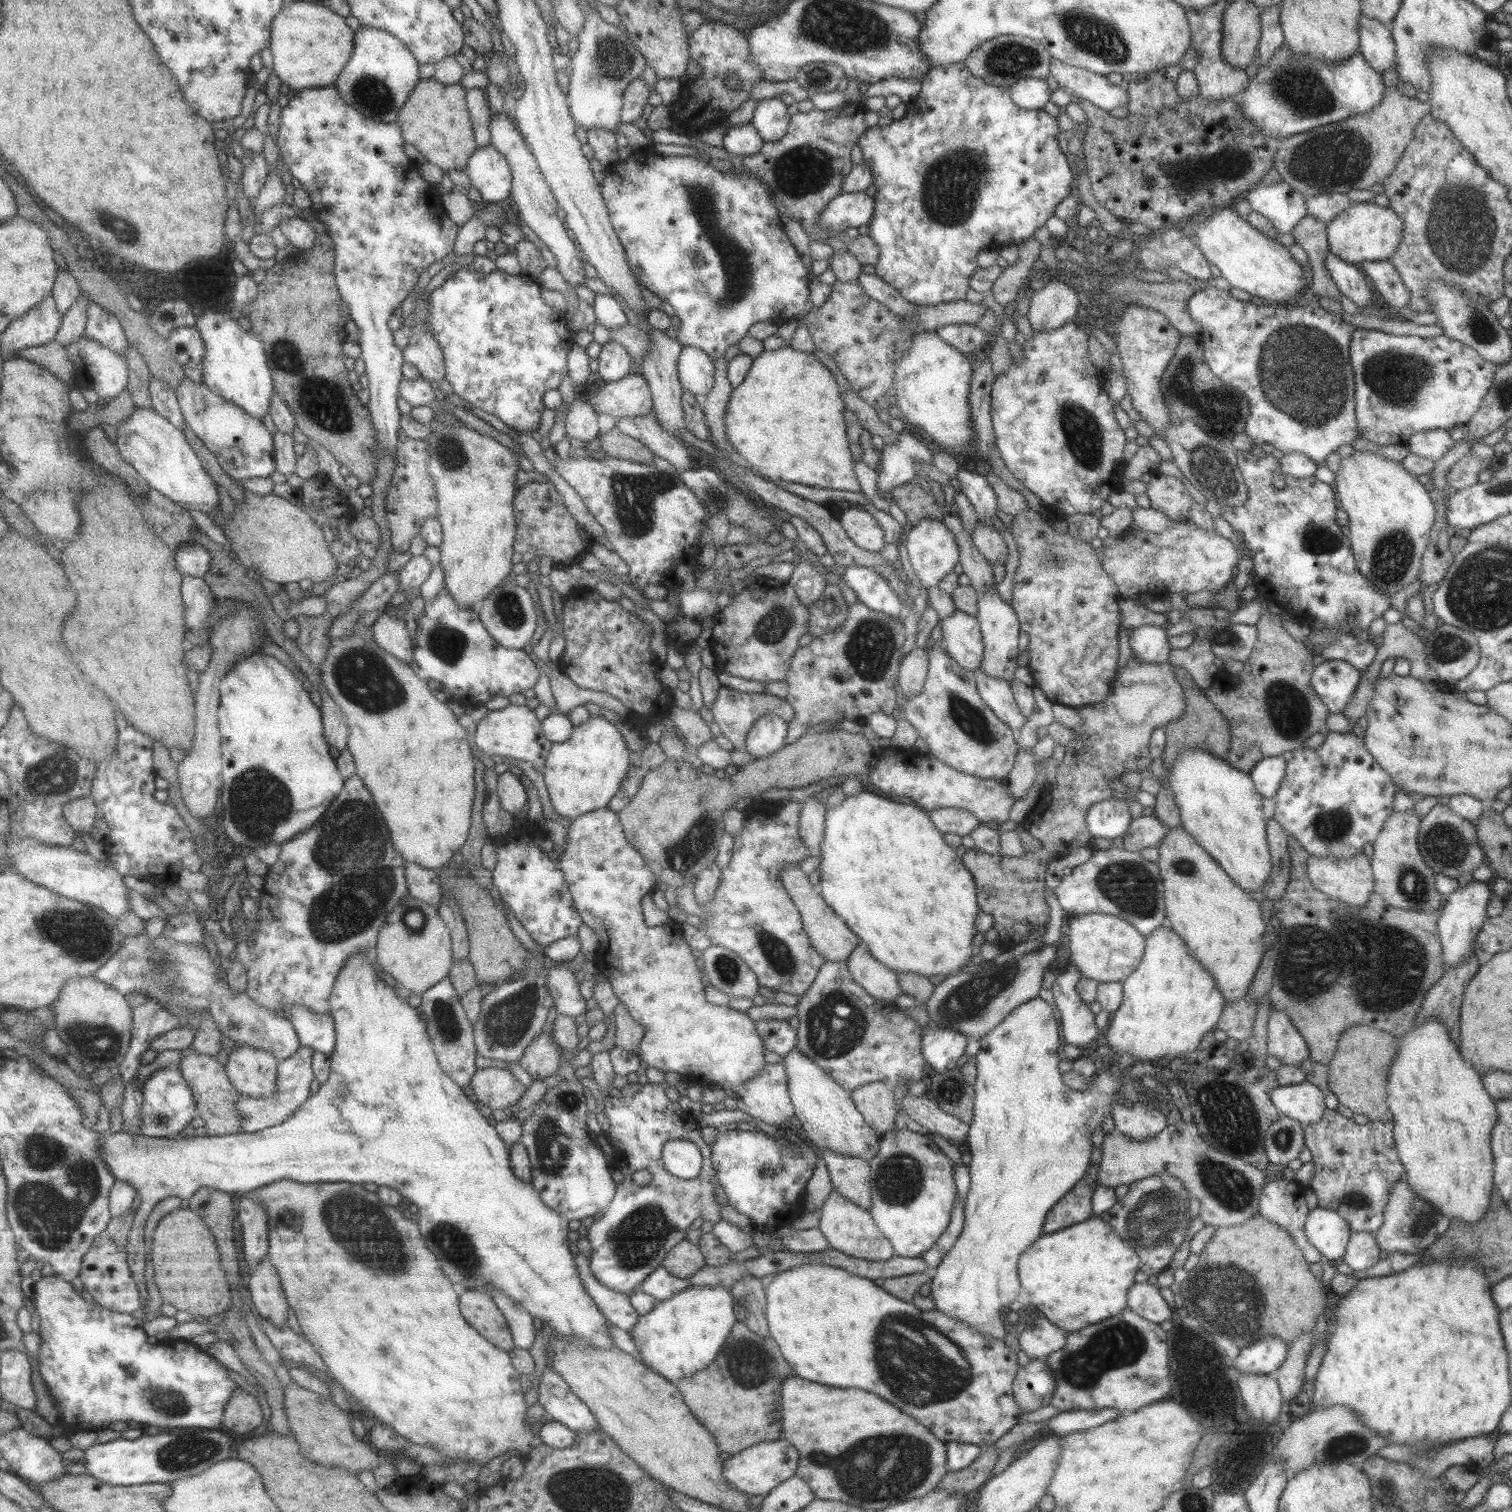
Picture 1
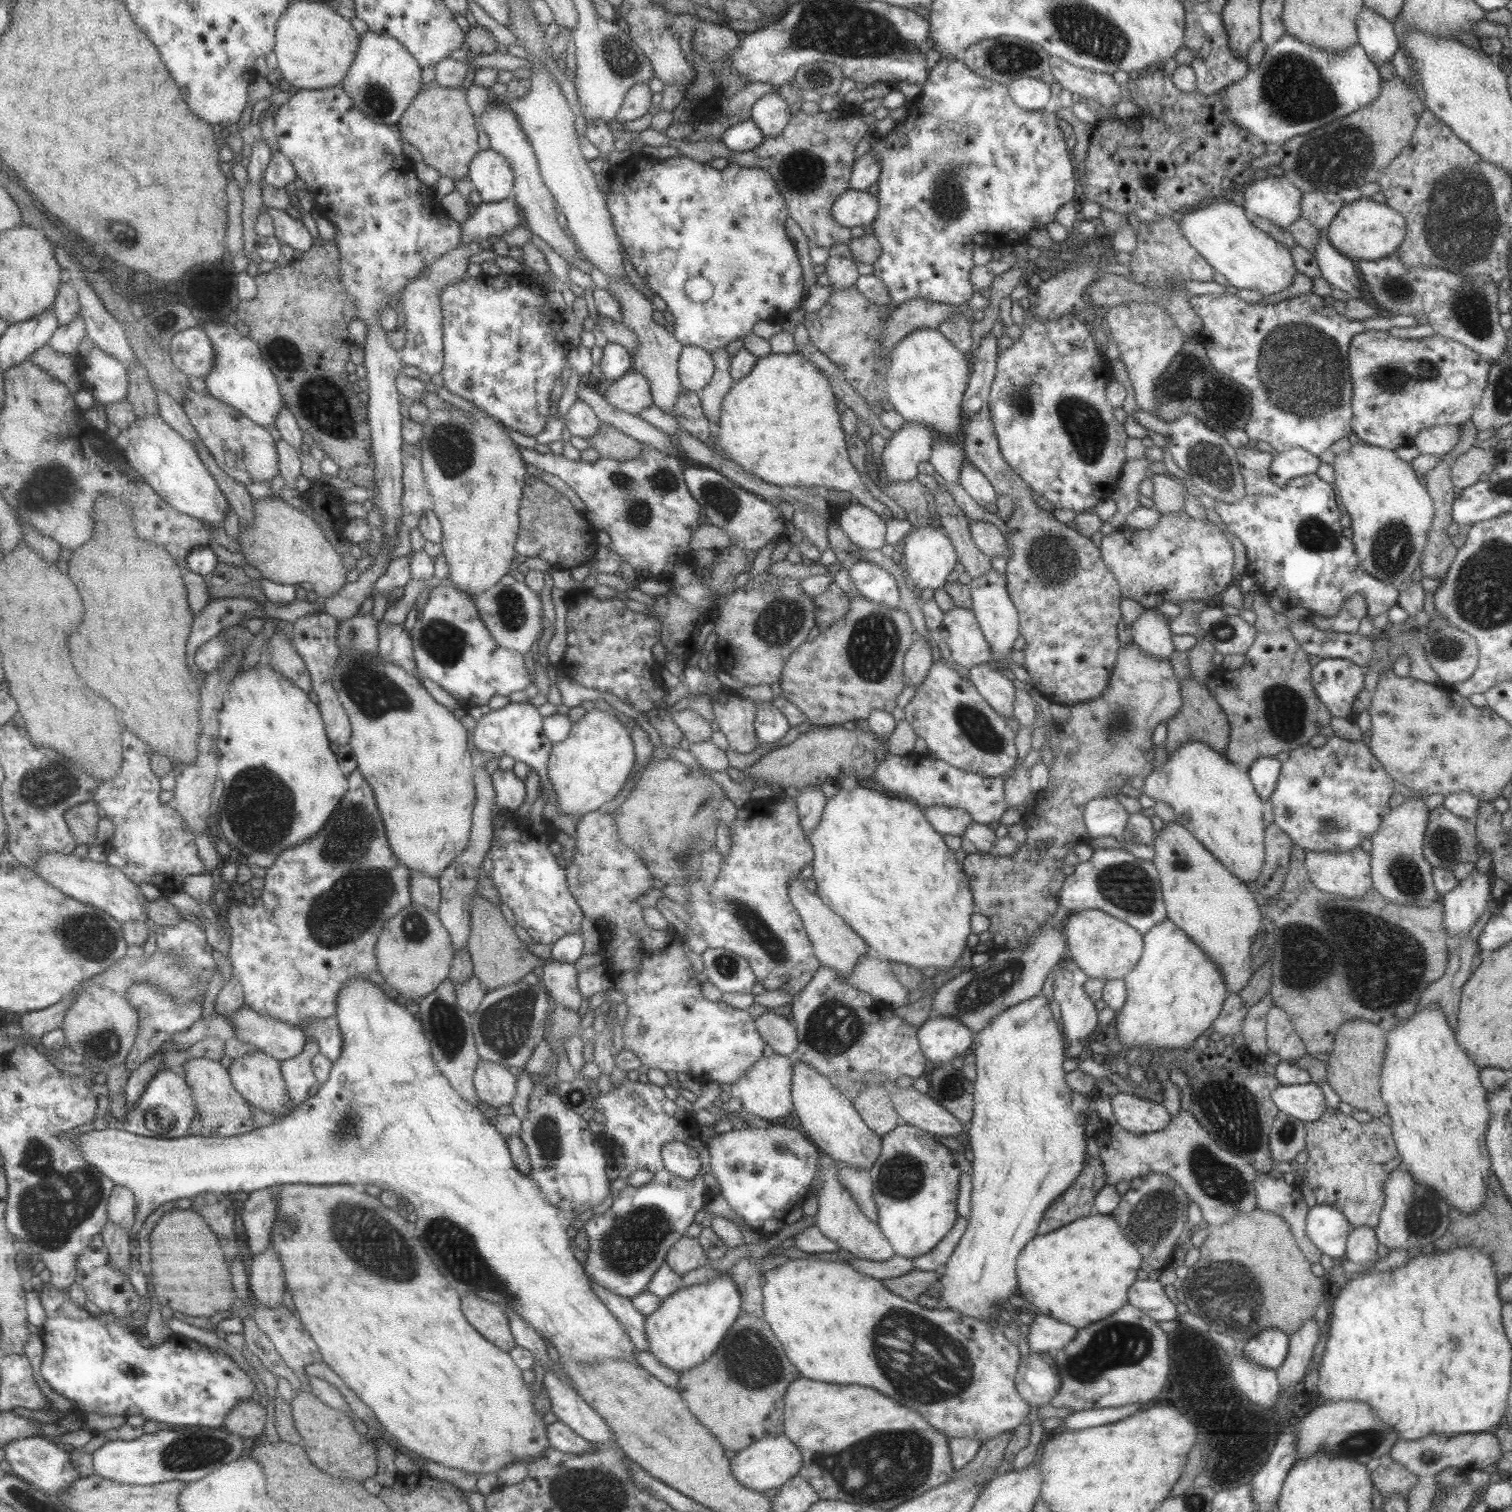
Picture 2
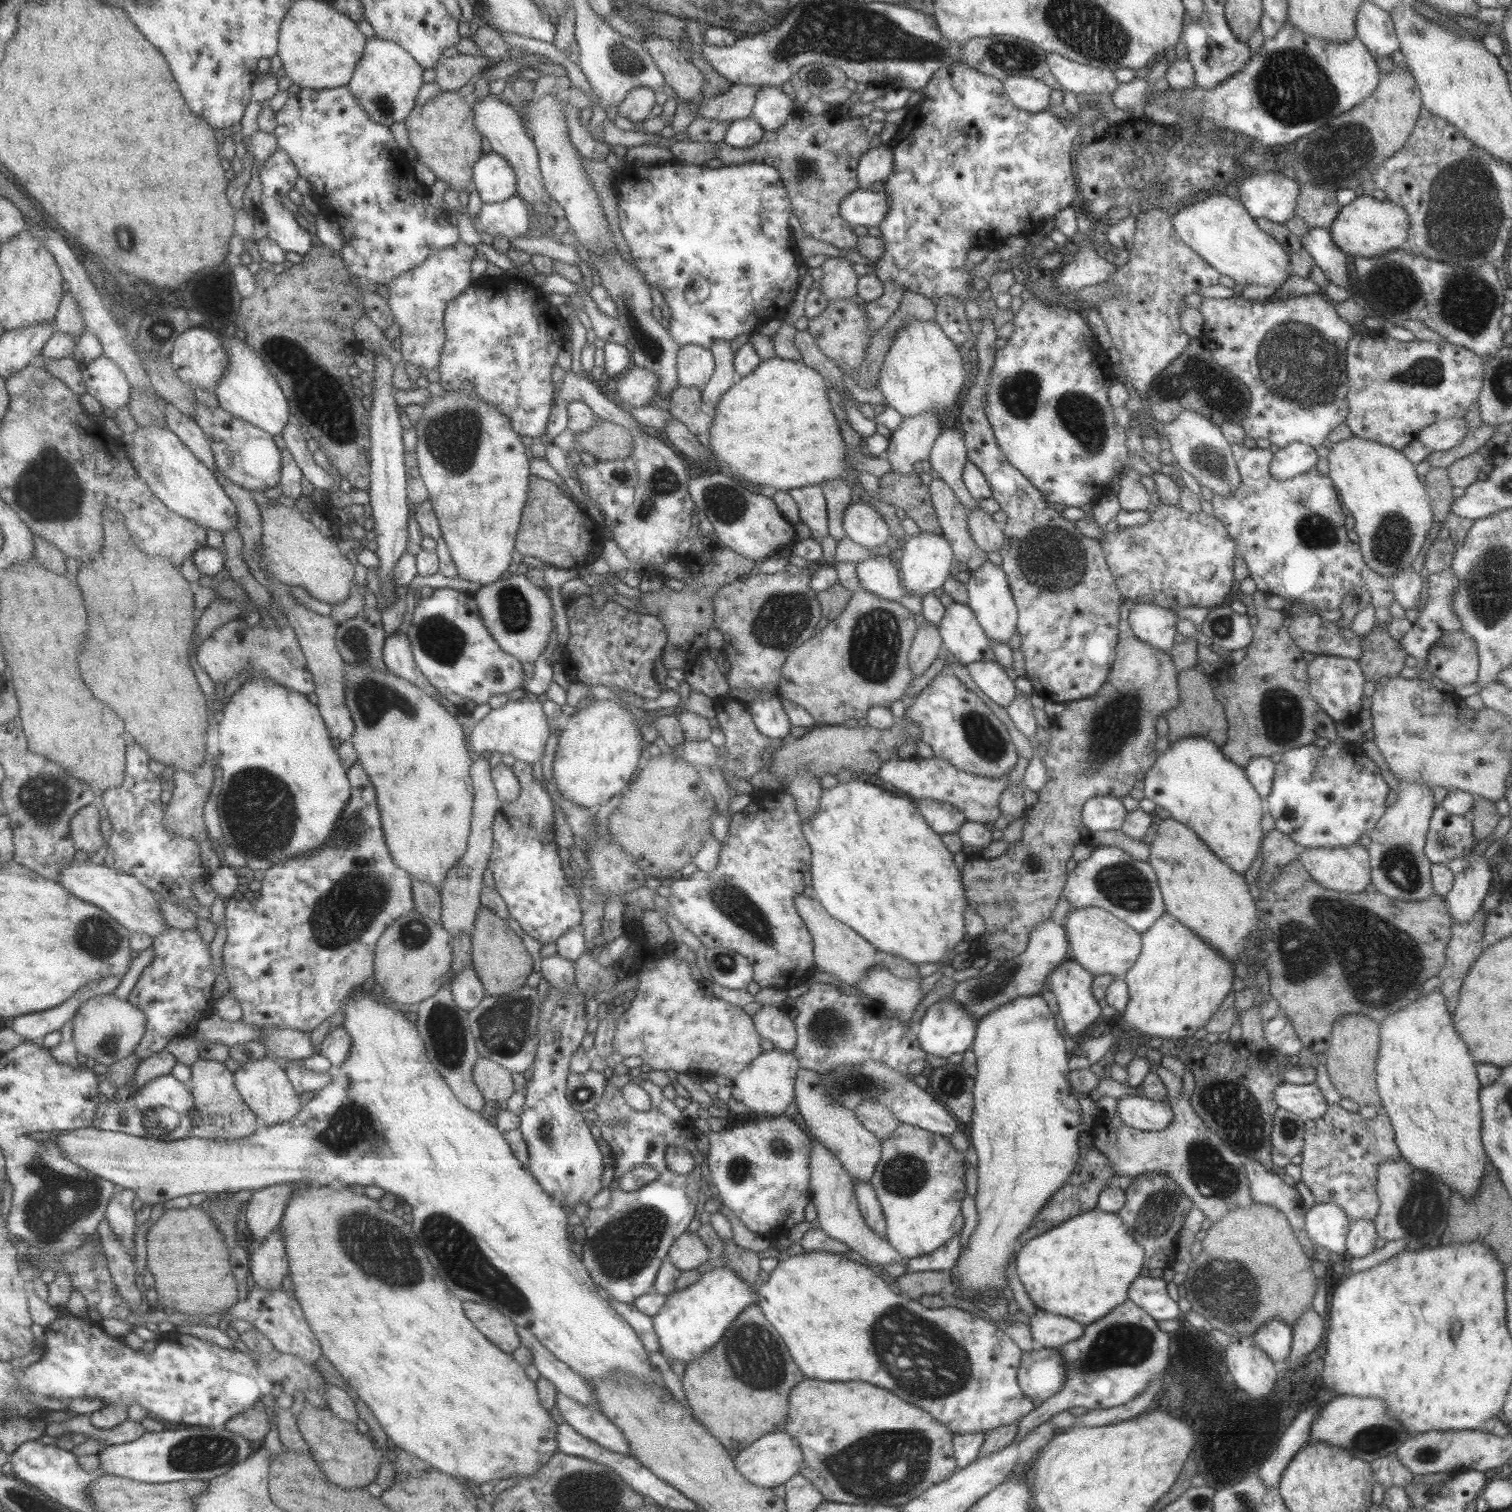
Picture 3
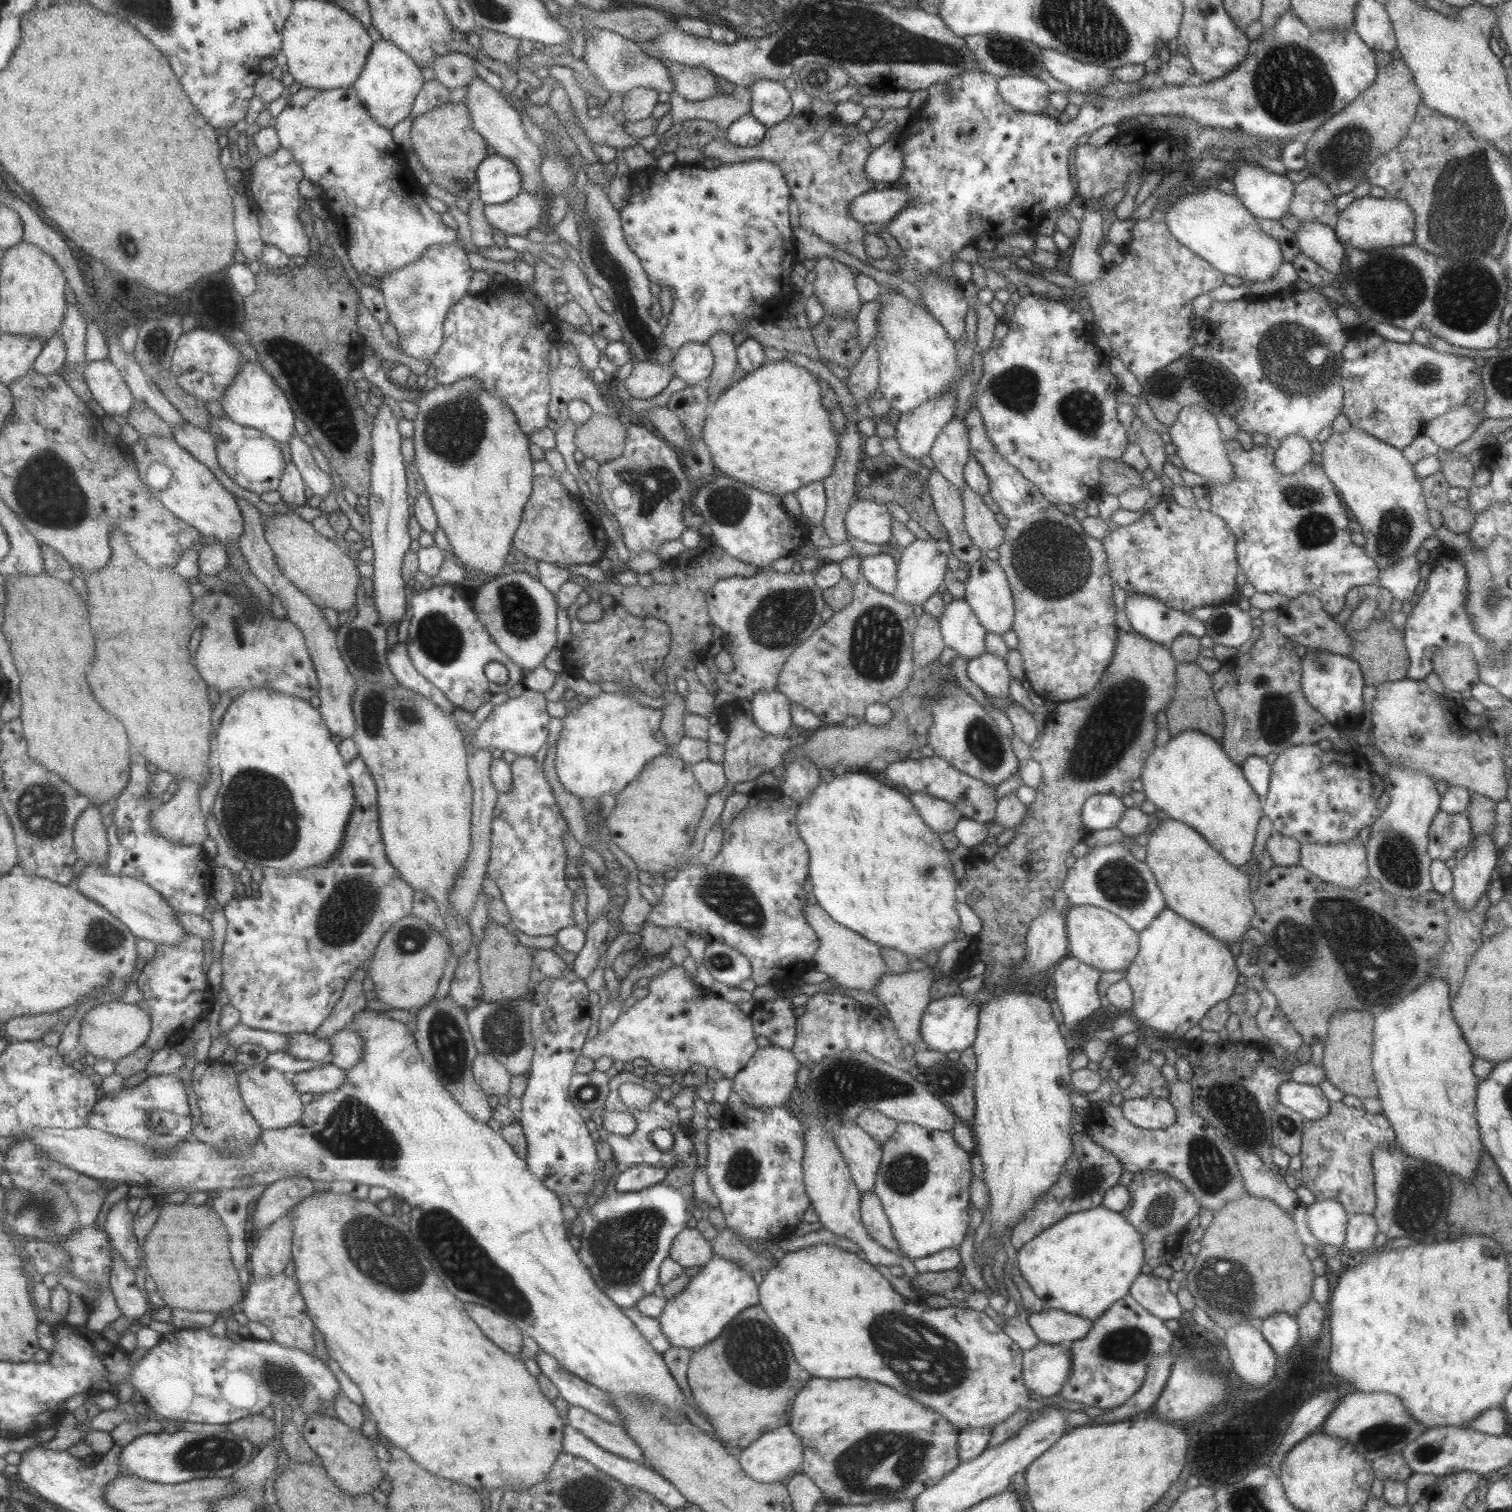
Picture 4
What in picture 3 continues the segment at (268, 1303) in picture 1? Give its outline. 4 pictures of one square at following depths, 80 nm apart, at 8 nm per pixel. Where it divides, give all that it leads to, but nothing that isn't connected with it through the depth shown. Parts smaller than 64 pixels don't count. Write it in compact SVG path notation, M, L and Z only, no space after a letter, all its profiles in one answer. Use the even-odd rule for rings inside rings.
M278 1226L250 1253L249 1263L254 1286L261 1290L280 1288L289 1265Z

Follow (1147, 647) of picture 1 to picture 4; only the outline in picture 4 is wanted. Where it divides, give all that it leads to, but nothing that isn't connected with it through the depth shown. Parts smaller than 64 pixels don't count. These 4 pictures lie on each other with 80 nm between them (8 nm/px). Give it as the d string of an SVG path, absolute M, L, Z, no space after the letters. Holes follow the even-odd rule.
M1127 594L1123 610L1133 631L1163 646L1169 647L1183 633L1197 638L1205 635L1205 625L1198 621L1199 614L1173 610L1142 594Z

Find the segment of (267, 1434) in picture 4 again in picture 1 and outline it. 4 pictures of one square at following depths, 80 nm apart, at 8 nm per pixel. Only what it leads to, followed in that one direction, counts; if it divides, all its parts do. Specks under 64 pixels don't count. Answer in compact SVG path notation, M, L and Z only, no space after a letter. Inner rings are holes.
M235 1389L225 1404L222 1426L245 1434L263 1423L263 1414L255 1397L243 1389Z

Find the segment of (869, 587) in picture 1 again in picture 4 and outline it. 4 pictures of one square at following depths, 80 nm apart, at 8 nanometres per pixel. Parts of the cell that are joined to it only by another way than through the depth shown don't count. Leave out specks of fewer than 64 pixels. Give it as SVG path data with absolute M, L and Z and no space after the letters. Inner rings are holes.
M890 553L863 556L860 560L859 573L873 588L885 594L895 595L897 565L896 557L892 557Z

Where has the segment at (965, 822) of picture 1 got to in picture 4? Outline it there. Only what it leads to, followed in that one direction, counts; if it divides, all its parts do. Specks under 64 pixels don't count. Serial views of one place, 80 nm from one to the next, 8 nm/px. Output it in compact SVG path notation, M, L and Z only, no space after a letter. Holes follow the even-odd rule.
M929 794L907 795L923 822L936 833L952 831L962 817L961 813L945 800Z

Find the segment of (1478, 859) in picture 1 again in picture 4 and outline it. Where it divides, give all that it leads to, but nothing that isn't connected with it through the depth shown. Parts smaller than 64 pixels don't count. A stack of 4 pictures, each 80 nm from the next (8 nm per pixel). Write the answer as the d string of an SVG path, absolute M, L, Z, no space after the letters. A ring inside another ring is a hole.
M1438 810L1429 825L1426 851L1432 861L1445 861L1452 858L1457 850L1468 848L1473 838L1469 818L1465 813Z

